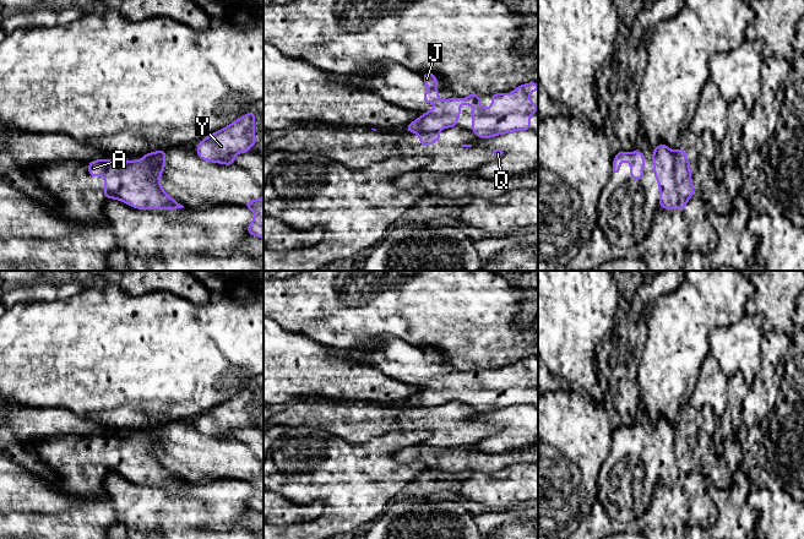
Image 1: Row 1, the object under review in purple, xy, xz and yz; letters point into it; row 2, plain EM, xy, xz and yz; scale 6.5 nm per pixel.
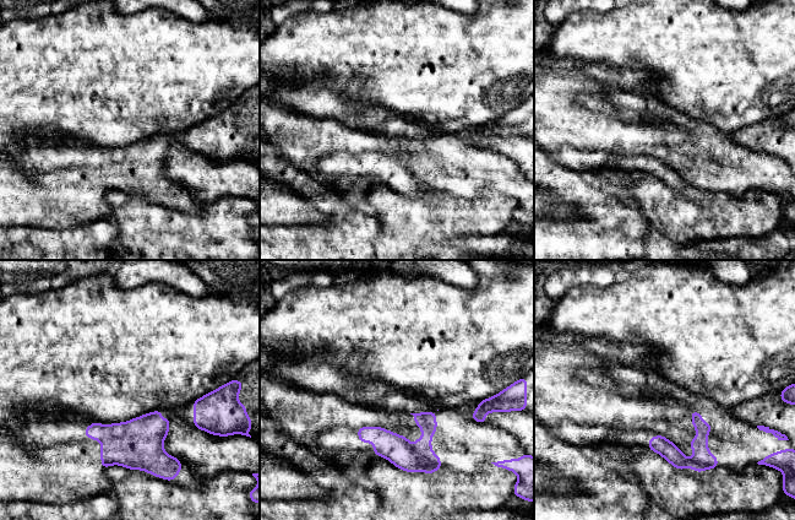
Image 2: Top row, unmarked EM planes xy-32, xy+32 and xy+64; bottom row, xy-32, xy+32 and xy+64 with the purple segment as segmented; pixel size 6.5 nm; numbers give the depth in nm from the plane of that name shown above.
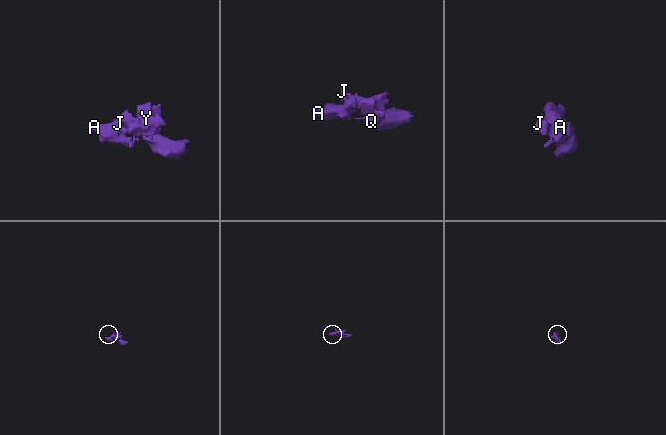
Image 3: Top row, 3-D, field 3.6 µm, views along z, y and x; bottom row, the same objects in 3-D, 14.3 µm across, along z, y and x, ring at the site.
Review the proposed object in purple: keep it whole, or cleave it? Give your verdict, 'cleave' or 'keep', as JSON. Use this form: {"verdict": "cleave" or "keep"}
{"verdict": "cleave"}

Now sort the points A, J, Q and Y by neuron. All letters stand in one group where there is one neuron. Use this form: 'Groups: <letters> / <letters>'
Groups: A J Y / Q

